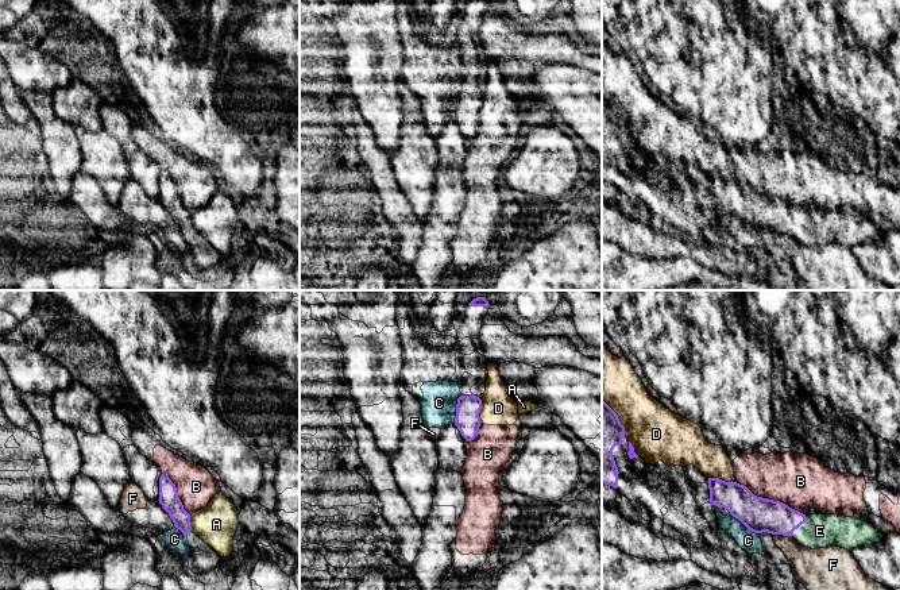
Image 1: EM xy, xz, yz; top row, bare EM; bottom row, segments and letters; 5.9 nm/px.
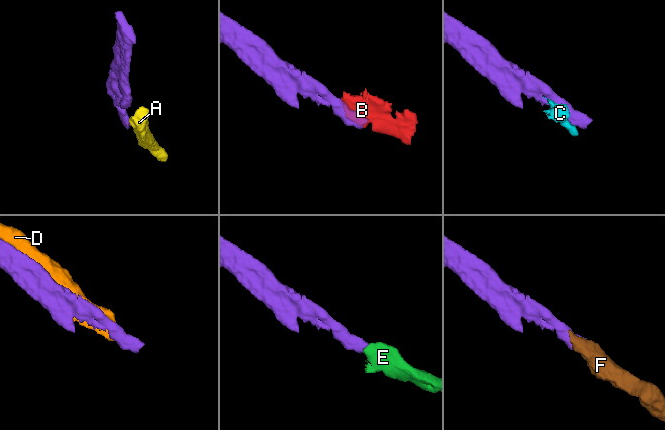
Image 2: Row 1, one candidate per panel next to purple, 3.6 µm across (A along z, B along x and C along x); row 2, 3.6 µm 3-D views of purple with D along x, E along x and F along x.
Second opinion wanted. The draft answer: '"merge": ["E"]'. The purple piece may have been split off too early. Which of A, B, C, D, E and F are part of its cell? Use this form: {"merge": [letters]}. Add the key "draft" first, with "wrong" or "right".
{"draft": "right", "merge": ["E"]}

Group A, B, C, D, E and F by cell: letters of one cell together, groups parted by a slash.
A / B D / C F / E

